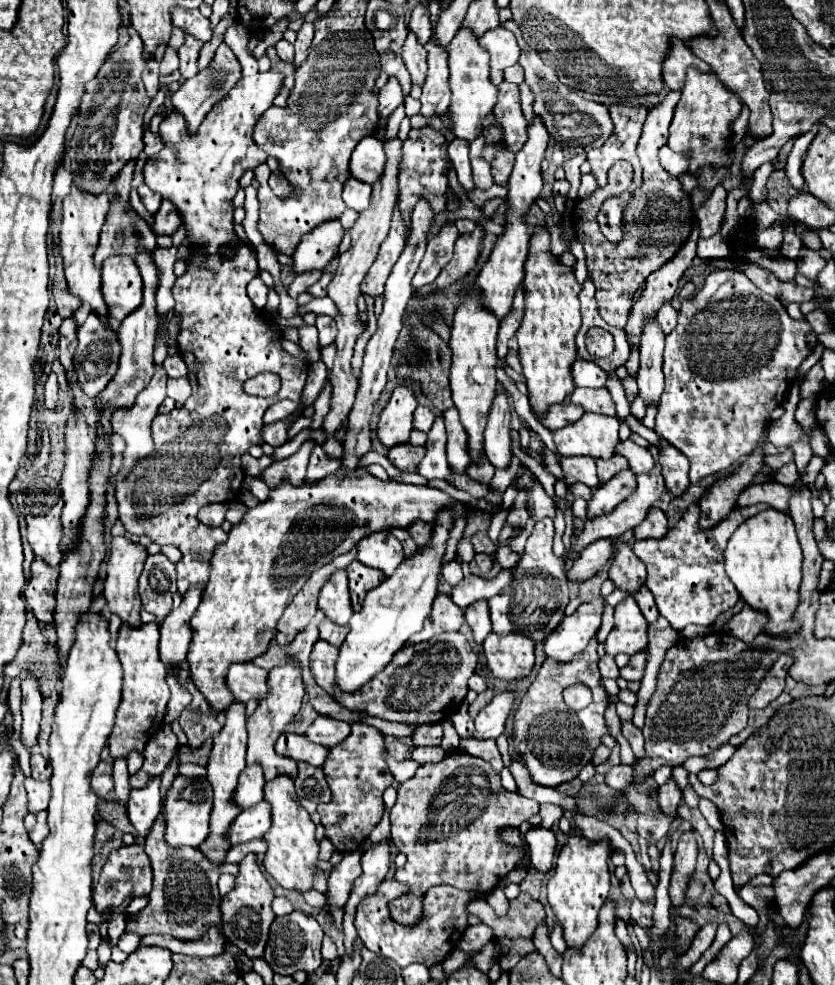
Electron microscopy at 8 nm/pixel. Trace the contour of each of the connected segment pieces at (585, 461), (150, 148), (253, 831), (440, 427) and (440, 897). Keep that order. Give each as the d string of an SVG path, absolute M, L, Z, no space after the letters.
M584 455L582 457L560 457L560 467L564 471L566 485L580 481L588 487L598 487L600 480L595 461L592 457L584 457Z
M146 131L146 133L144 133L144 143L146 143L144 151L146 151L146 155L148 155L148 157L156 155L156 153L164 147L162 135L156 135L156 133L152 133L152 131Z
M258 803L256 807L250 807L246 811L240 811L240 815L230 823L226 841L230 845L248 843L252 839L260 839L264 831L270 827L270 815L268 815L268 803Z
M438 417L438 425L432 425L432 429L428 431L426 455L416 469L418 475L422 475L426 479L444 479L444 475L448 475L448 461L444 455L444 439L446 439L444 419Z
M440 885L428 889L424 895L422 907L424 907L424 919L416 925L402 925L394 921L386 909L386 899L378 895L370 895L360 903L356 911L356 929L358 937L366 945L366 949L384 955L388 959L394 959L400 967L408 967L410 963L424 963L426 967L442 963L460 943L468 923L466 923L466 903L472 899L478 899L480 895L468 895L460 889Z

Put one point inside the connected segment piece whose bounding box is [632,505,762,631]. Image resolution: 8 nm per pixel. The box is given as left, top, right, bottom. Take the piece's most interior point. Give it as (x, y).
(686, 575)

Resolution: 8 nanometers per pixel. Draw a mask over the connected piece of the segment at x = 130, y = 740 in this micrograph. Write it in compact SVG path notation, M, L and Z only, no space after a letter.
M122 623L116 639L116 653L124 669L124 689L122 701L116 711L116 723L108 739L108 749L112 757L126 757L132 749L142 751L148 739L160 729L166 713L166 703L170 699L170 689L166 683L164 665L160 663L158 651L158 623L142 623L138 627L130 627Z

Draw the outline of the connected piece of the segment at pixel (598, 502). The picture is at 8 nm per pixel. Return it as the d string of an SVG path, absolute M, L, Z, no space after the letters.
M624 469L614 475L608 483L602 483L594 493L594 499L588 503L588 515L600 515L600 511L612 511L628 495L636 491L636 475L632 469Z

